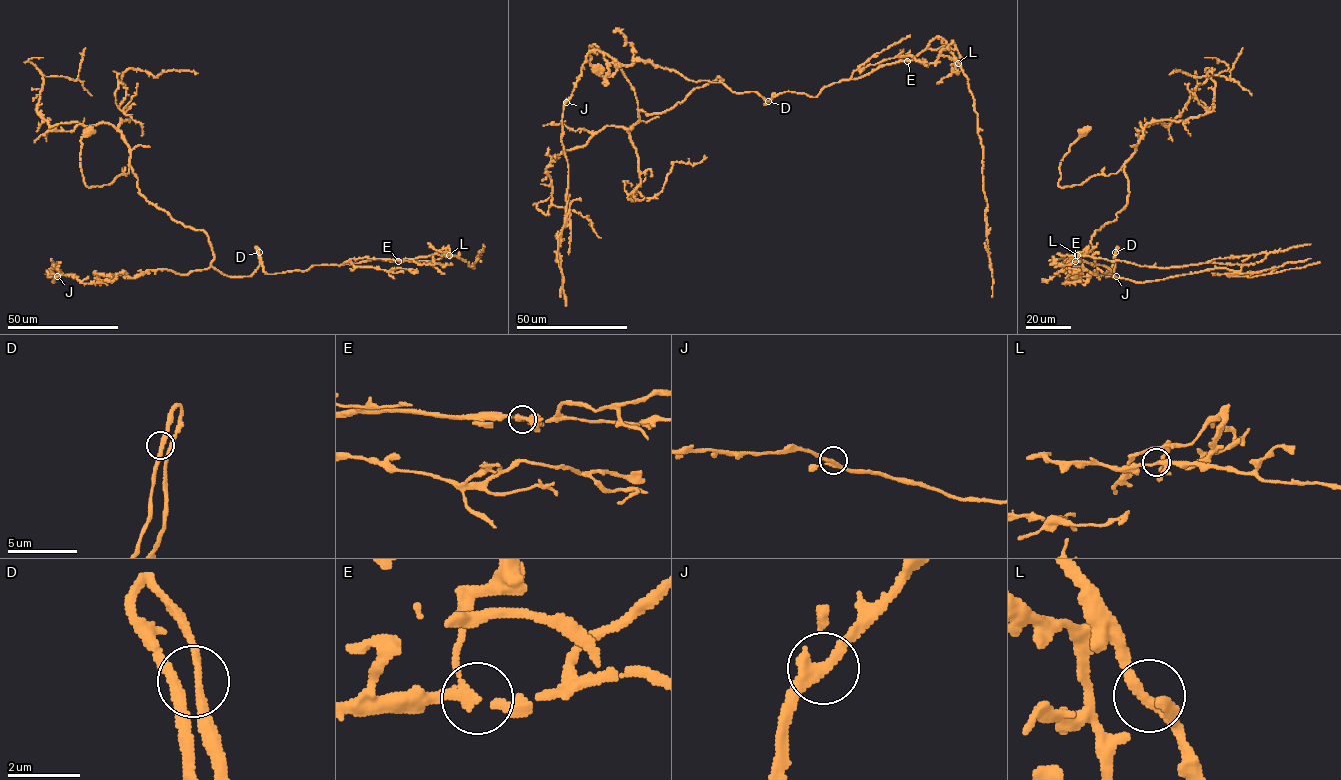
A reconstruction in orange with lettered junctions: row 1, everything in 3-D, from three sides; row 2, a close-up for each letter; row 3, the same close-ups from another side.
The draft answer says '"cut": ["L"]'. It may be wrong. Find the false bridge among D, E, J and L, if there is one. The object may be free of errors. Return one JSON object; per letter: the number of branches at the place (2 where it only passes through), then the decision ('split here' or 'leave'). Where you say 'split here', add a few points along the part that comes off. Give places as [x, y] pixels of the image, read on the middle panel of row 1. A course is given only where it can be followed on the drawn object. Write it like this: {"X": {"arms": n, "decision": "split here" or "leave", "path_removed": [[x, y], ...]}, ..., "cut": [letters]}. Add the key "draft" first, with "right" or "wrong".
{"draft": "wrong", "D": {"arms": 3, "decision": "leave"}, "E": {"arms": 3, "decision": "leave"}, "J": {"arms": 3, "decision": "leave"}, "L": {"arms": 3, "decision": "leave"}, "cut": []}

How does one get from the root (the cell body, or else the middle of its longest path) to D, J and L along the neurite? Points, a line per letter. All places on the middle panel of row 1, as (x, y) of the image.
D: (597, 69), (594, 44), (648, 114), (718, 77), (768, 101)
J: (597, 69), (594, 44), (648, 114), (723, 80), (689, 80), (639, 58), (621, 65), (592, 50), (566, 102)
L: (597, 69), (594, 44), (652, 114), (718, 77), (768, 101), (815, 97), (898, 61), (958, 63)

